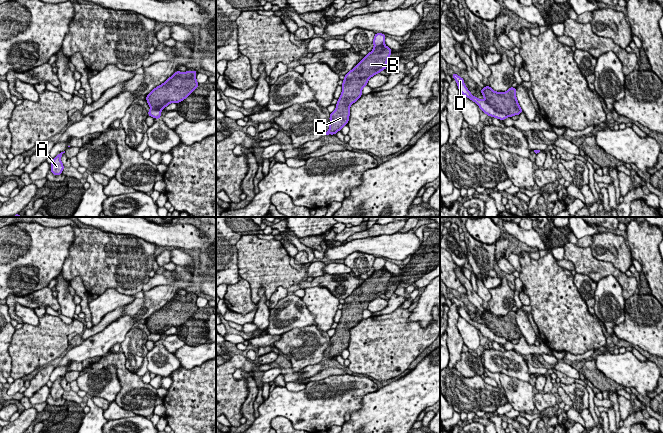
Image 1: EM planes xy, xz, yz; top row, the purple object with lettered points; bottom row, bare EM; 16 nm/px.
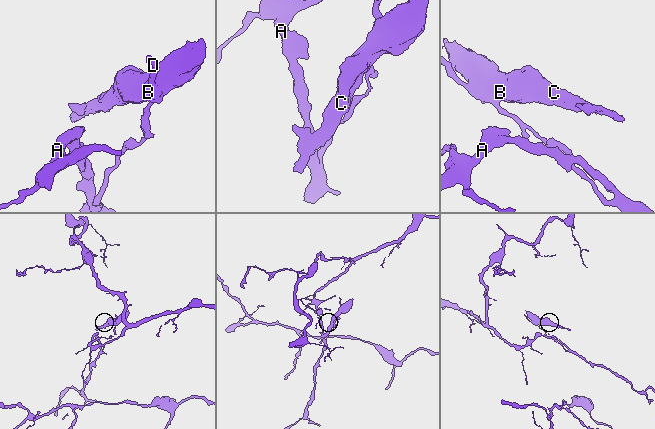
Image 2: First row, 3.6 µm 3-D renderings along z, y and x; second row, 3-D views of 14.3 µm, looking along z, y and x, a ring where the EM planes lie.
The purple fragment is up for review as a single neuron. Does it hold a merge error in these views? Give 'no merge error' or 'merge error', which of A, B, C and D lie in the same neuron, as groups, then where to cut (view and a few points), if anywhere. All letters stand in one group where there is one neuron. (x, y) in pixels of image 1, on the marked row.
merge error | A D / B C | yz (486, 102), (495, 110), (508, 116)

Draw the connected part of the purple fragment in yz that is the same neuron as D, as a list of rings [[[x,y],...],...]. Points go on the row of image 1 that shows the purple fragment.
[[[453,73],[452,77],[456,80],[460,93],[464,94],[467,98],[474,101],[480,107],[480,109],[484,113],[486,113],[488,116],[491,116],[491,117],[494,117],[494,118],[497,118],[497,119],[501,119],[501,120],[505,120],[508,117],[503,113],[499,113],[499,112],[495,111],[484,100],[481,100],[481,99],[478,99],[477,97],[474,97],[470,93],[470,91],[467,89],[467,87],[465,86],[463,78],[459,77],[456,73]]]

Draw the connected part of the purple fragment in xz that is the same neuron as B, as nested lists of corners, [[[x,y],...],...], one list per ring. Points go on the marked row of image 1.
[[[385,44],[374,46],[373,50],[345,75],[341,85],[342,93],[335,111],[330,114],[329,130],[325,135],[334,135],[348,124],[350,105],[362,96],[362,89],[368,84],[368,80],[386,69],[391,53],[391,49]]]

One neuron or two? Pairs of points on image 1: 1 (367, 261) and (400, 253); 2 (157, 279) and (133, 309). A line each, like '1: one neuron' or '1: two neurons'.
1: two neurons
2: two neurons

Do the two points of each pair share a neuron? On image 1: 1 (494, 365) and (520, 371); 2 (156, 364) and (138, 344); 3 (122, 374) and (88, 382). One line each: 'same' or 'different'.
1: same
2: different
3: different

